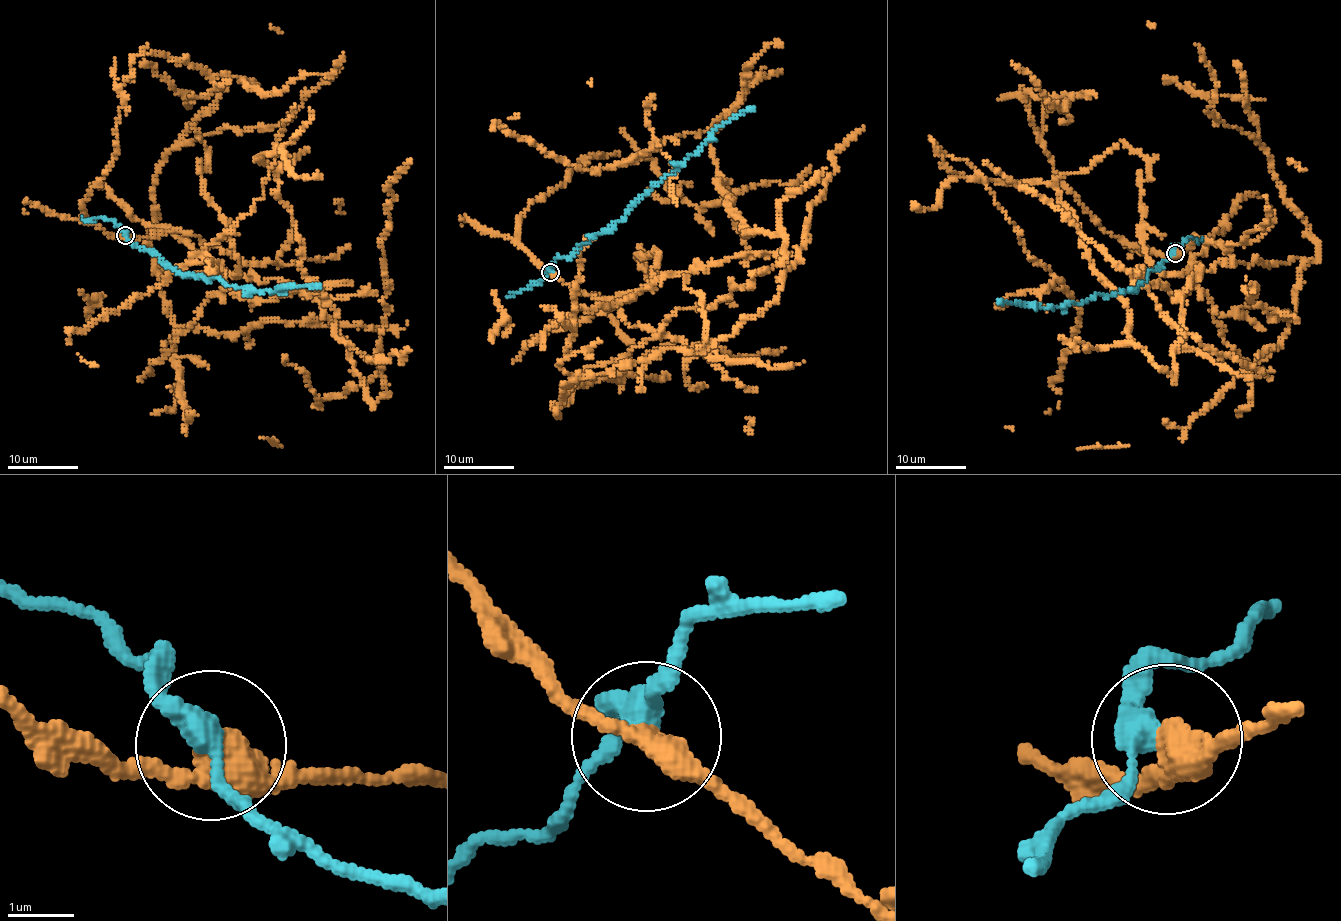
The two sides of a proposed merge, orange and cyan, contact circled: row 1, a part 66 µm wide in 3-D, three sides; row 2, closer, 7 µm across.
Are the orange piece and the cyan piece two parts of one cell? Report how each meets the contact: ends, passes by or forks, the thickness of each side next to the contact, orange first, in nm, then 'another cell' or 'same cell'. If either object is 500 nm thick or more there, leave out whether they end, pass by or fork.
orange passes by; cyan passes by; 380 nm thick on the orange side, 320 nm on the other; another cell

